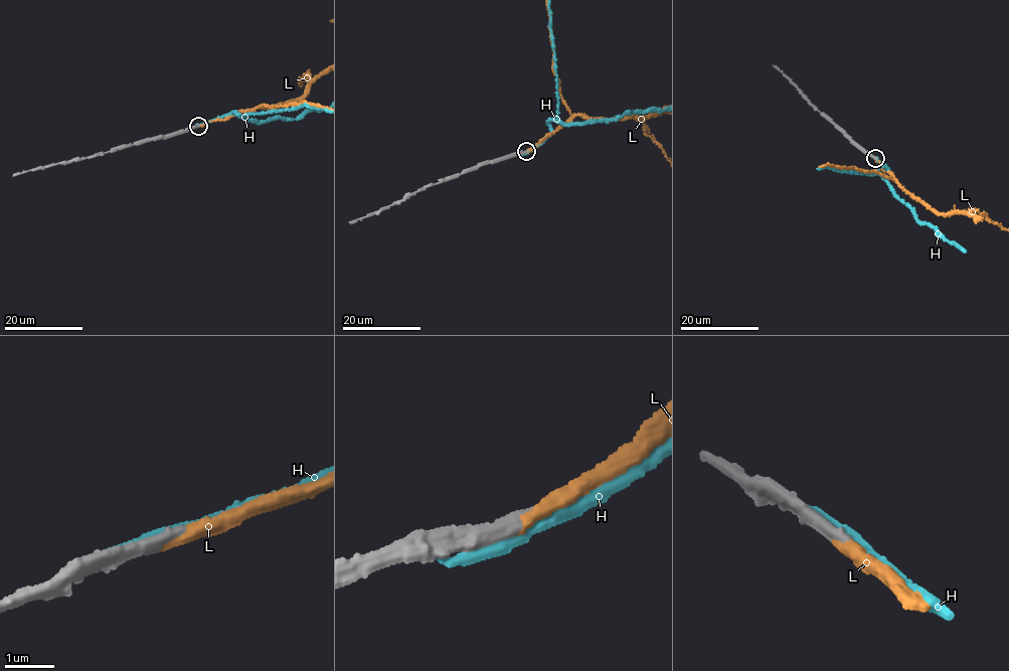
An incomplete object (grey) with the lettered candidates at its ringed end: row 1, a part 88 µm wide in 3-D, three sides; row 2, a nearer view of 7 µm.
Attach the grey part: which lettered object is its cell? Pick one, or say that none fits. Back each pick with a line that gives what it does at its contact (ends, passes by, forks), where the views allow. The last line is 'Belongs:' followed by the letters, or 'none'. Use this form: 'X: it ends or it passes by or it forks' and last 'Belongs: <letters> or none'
L: it ends
Belongs: L

